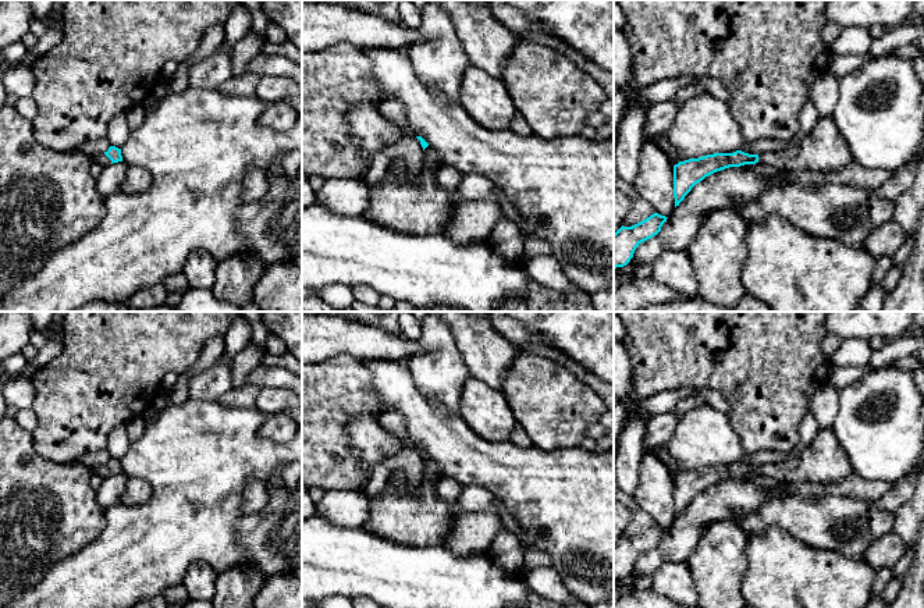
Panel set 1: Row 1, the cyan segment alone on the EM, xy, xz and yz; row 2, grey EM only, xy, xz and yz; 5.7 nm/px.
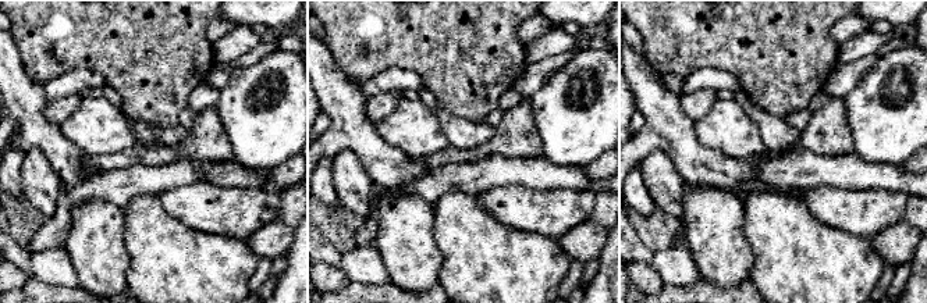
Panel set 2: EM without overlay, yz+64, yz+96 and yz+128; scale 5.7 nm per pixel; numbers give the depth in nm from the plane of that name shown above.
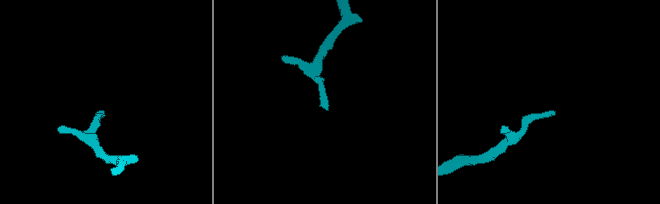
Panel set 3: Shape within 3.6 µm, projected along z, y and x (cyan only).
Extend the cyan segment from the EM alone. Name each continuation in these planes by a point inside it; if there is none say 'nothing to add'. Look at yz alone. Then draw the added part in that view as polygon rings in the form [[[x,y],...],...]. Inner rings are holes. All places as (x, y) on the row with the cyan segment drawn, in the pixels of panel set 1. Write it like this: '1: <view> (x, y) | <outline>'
1: yz (824, 149) | [[[832,115],[820,117],[813,131],[797,145],[758,154],[758,163],[778,170],[838,171],[852,161],[850,149]]]

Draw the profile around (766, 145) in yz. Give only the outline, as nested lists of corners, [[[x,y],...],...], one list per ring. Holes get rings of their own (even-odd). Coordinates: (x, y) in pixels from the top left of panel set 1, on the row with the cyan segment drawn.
[[[764,138],[743,146],[740,150],[749,154],[763,154],[783,150],[788,145],[790,145],[789,141]]]

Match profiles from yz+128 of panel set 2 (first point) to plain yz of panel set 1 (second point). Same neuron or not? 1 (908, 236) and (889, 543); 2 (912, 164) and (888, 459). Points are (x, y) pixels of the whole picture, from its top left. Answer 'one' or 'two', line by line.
1: one
2: two

